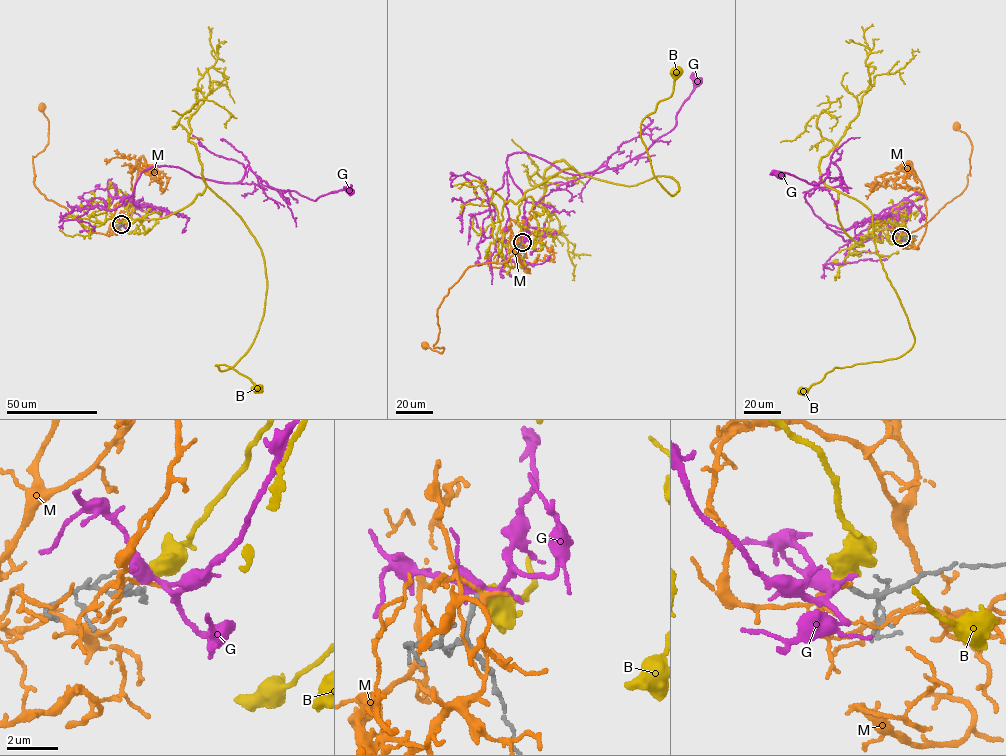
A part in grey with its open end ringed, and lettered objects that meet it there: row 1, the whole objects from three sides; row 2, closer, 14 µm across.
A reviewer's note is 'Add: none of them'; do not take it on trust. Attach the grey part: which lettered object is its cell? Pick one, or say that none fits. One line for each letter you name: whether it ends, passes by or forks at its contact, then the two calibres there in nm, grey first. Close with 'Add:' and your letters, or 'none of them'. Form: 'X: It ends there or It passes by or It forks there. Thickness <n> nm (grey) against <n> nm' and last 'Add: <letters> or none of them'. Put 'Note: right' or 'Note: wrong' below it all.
Add: none of them
Note: right

